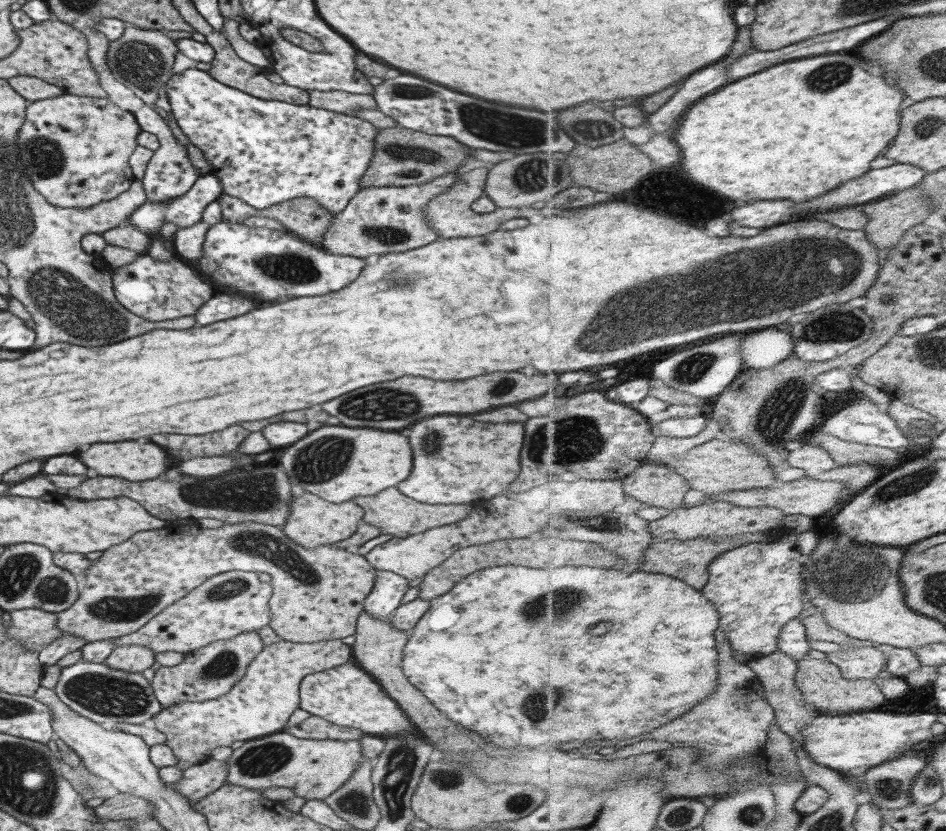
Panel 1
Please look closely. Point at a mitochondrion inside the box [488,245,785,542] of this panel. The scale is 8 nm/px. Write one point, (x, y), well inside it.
(570, 441)

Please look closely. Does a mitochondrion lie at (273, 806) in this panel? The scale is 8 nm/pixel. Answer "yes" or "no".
no

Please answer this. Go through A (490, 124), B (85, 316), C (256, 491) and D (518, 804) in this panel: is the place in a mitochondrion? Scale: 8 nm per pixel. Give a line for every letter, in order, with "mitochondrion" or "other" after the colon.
A: mitochondrion
B: mitochondrion
C: mitochondrion
D: mitochondrion

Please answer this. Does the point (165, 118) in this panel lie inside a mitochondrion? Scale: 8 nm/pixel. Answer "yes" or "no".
no

